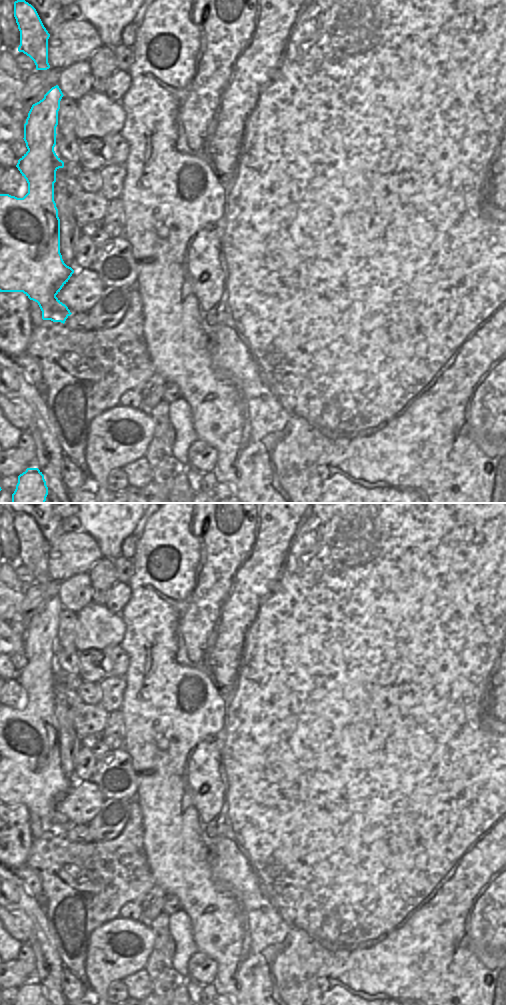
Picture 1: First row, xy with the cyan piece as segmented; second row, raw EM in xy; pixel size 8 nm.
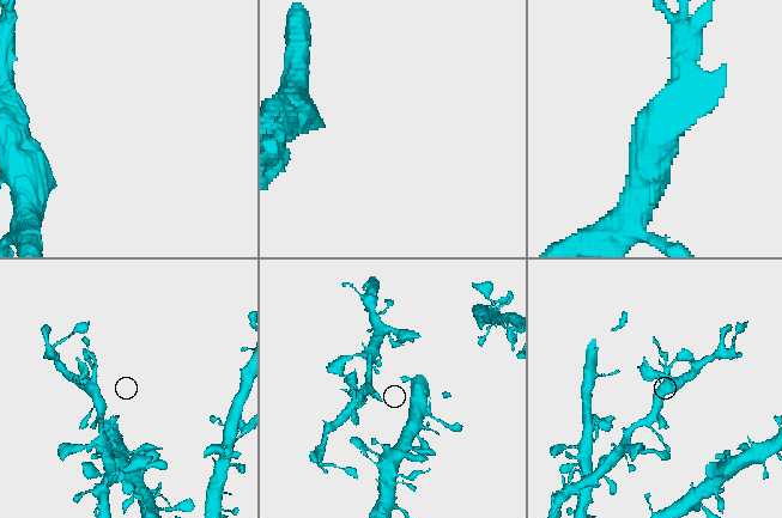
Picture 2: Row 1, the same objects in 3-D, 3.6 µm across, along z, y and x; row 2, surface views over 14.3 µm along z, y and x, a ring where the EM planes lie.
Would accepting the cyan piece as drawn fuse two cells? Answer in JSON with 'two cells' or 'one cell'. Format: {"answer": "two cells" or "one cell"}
{"answer": "two cells"}

